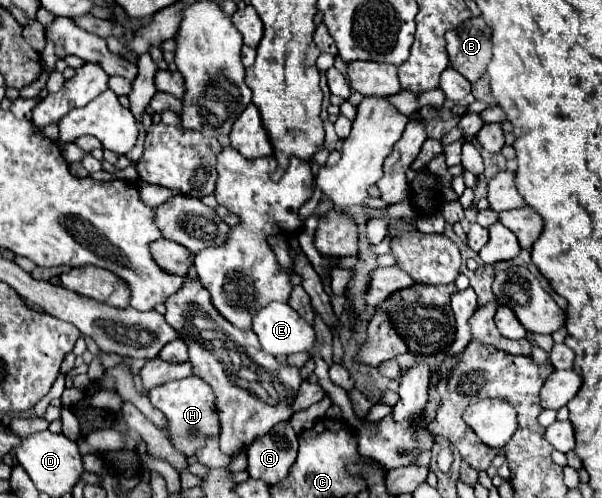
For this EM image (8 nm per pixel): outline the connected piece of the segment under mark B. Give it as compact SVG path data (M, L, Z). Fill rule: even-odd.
M482 16L470 18L446 32L446 42L452 68L470 82L482 78L492 58L492 30L484 24Z

